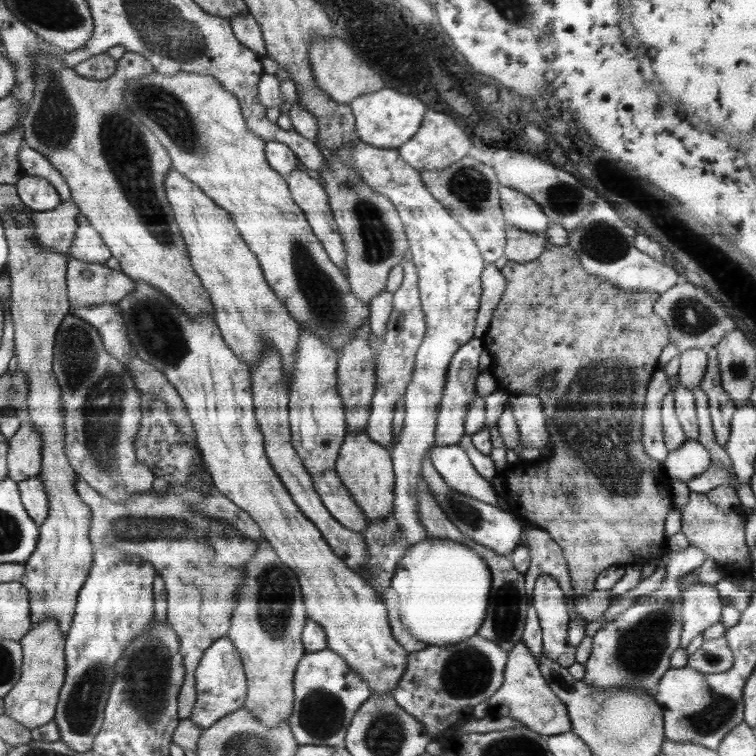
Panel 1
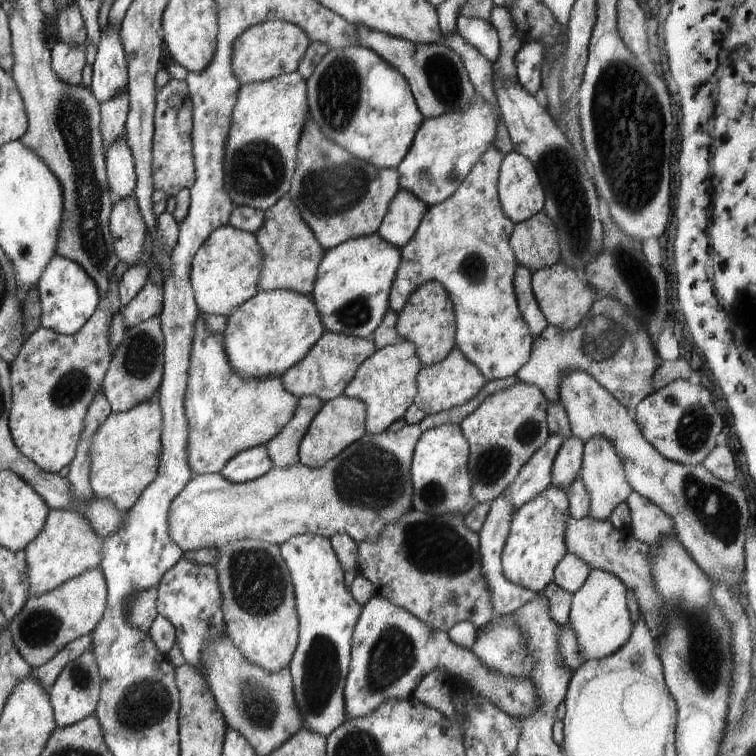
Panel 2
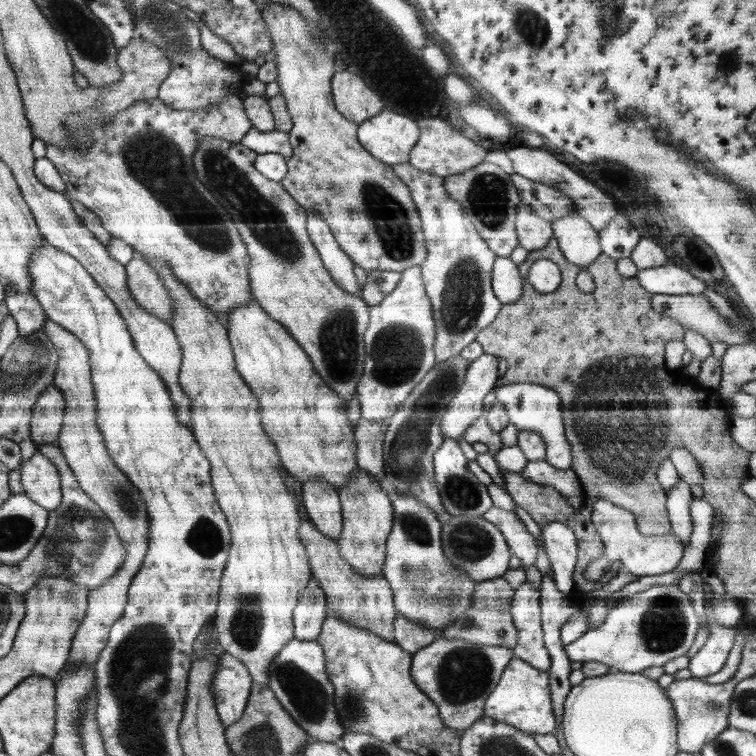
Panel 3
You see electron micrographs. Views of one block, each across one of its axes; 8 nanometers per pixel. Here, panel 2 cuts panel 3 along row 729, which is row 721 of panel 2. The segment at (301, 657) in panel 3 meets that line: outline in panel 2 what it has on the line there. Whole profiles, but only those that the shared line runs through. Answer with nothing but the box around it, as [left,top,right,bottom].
[279,533,363,738]

